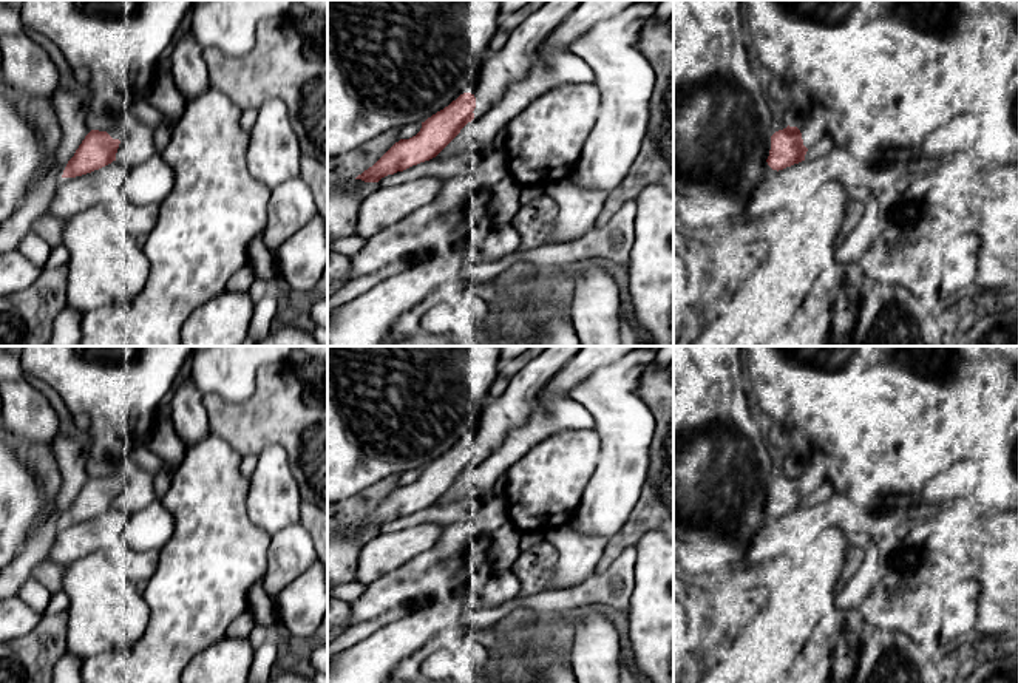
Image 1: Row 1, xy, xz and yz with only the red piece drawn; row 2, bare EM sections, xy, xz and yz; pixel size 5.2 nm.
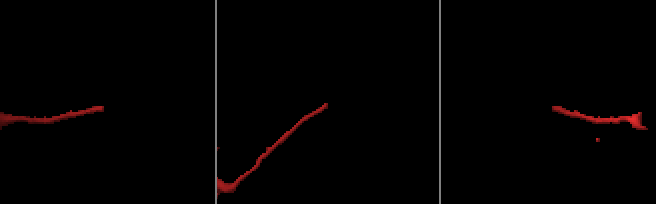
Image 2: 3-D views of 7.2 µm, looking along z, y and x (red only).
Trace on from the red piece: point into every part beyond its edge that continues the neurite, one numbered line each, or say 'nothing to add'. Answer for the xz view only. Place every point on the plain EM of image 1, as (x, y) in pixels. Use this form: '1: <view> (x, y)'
1: xz (501, 414)

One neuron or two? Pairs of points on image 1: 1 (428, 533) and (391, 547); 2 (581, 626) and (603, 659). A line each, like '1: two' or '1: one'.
1: one
2: one

